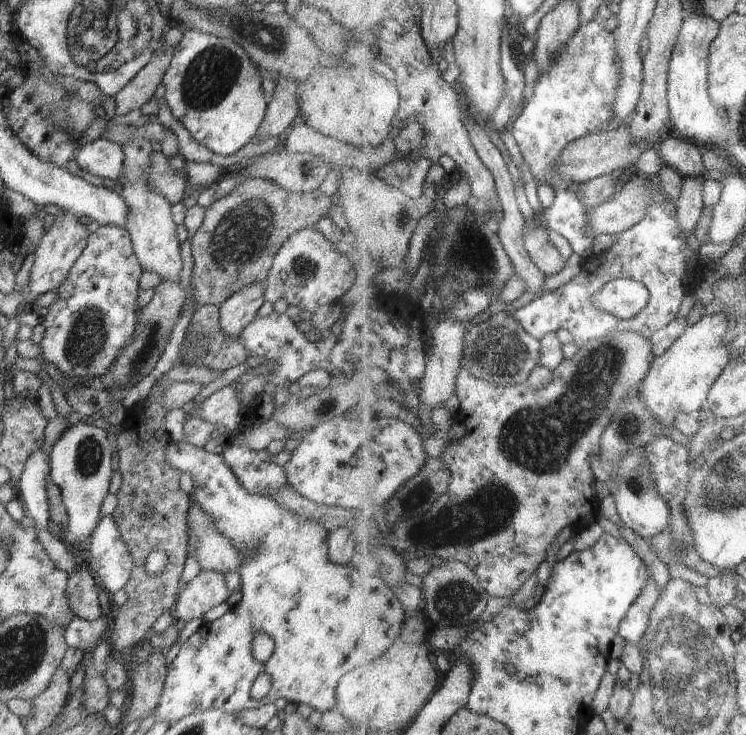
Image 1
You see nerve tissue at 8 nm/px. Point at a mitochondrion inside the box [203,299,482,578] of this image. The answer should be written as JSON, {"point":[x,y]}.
{"point":[420,498]}

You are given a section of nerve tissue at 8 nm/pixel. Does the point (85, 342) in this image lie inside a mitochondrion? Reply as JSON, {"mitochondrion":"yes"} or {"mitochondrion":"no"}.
{"mitochondrion":"yes"}

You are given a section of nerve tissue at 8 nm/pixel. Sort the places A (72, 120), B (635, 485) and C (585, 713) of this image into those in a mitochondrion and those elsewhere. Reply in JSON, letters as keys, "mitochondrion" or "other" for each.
{"A":"mitochondrion","B":"mitochondrion","C":"other"}

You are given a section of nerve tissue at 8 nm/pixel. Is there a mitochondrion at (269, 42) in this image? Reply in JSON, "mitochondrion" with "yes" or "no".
{"mitochondrion":"yes"}

